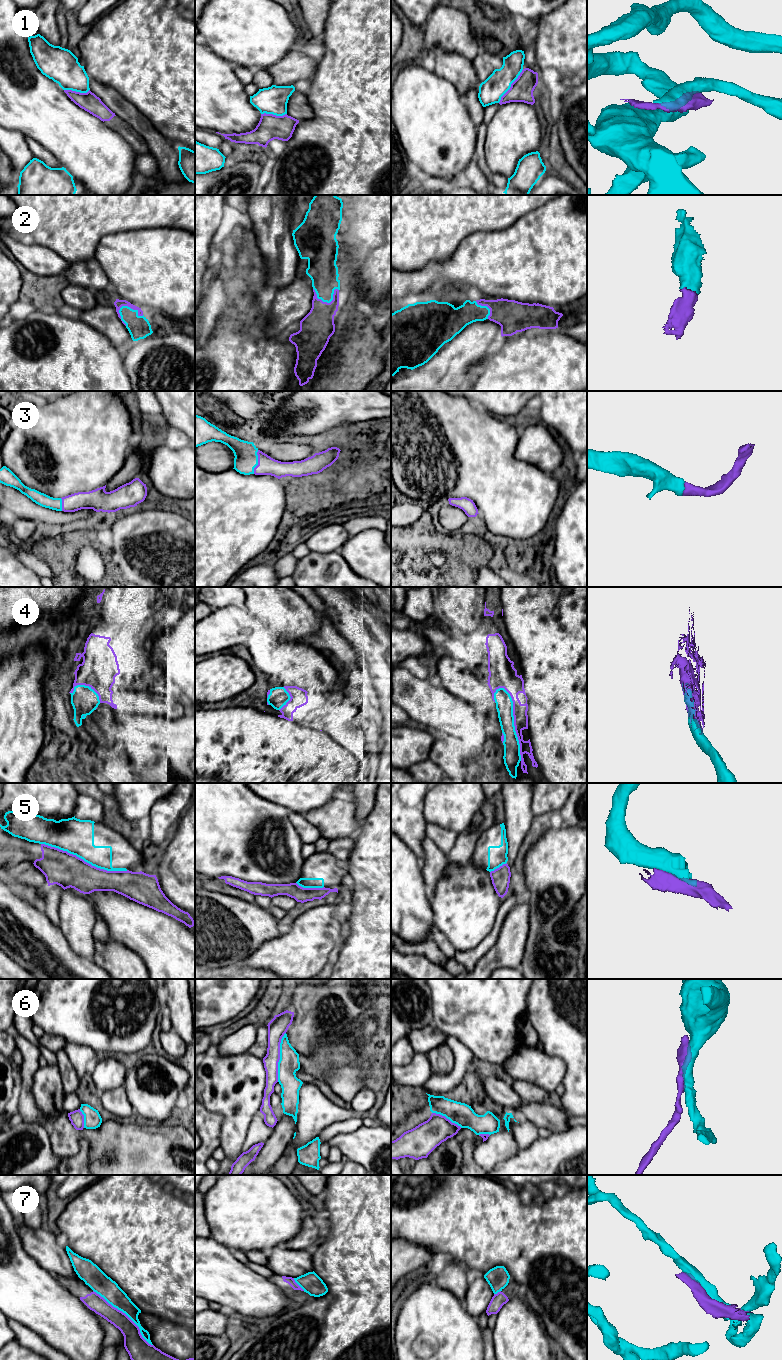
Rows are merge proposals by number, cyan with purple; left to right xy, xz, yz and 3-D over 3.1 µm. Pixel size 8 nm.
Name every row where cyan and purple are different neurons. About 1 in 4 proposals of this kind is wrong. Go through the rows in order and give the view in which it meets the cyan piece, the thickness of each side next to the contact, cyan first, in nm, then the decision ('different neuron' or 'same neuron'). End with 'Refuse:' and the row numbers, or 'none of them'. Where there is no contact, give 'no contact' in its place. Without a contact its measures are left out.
1: yz | 190/190 nm | different neuron
2: xy | 180/70 nm | same neuron
3: xz | 190/140 nm | same neuron
4: yz | 140/110 nm | same neuron
5: xy | 280/280 nm | different neuron
6: xz | 160/160 nm | different neuron
7: xy | 160/160 nm | different neuron
Refuse: 1, 5, 6, 7

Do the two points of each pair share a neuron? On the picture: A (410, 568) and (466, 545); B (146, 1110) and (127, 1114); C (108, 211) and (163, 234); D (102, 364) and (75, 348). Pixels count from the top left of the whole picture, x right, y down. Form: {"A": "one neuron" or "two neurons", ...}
{"A": "one neuron", "B": "two neurons", "C": "two neurons", "D": "one neuron"}

